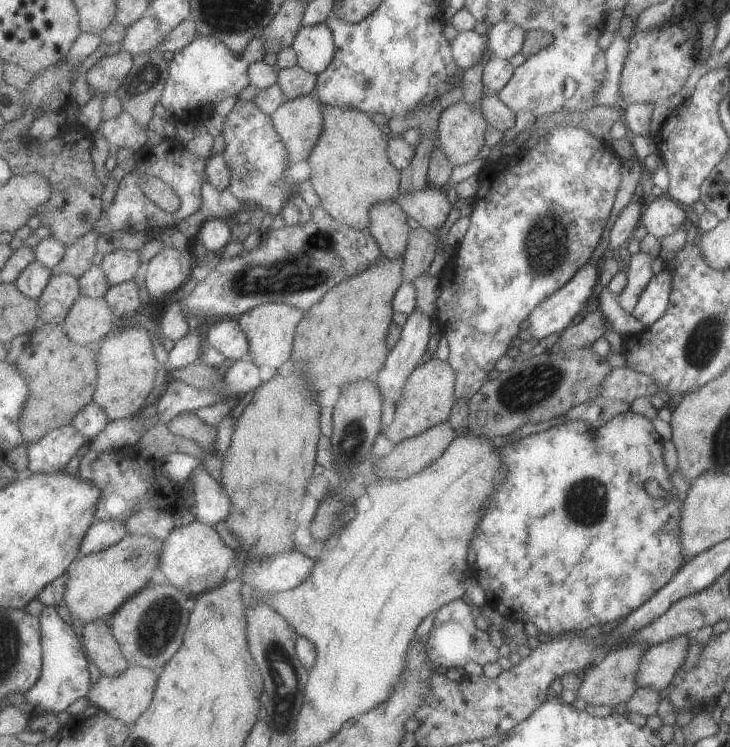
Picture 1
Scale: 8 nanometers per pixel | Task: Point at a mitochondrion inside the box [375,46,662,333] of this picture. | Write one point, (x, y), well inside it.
(538, 252)

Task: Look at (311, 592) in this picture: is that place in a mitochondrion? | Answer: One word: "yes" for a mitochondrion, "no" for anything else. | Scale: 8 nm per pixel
no

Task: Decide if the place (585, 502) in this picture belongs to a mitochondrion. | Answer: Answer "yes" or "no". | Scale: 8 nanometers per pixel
yes

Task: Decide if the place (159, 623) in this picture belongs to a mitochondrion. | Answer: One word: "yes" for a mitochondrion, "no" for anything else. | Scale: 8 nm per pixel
yes

